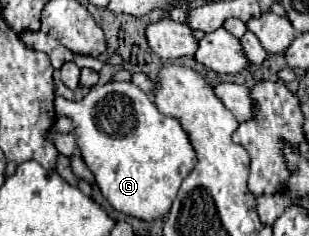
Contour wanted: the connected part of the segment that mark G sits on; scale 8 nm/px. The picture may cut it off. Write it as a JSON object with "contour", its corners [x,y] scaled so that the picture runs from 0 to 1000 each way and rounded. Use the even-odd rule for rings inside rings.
{"contour":[[[353,347],[333,364],[301,364],[262,432],[217,432],[210,483],[236,508],[262,661],[301,729],[307,771],[353,864],[372,890],[450,932],[528,924],[560,864],[592,754],[631,703],[631,636],[579,508],[521,483],[482,407],[456,390],[430,347]]]}

